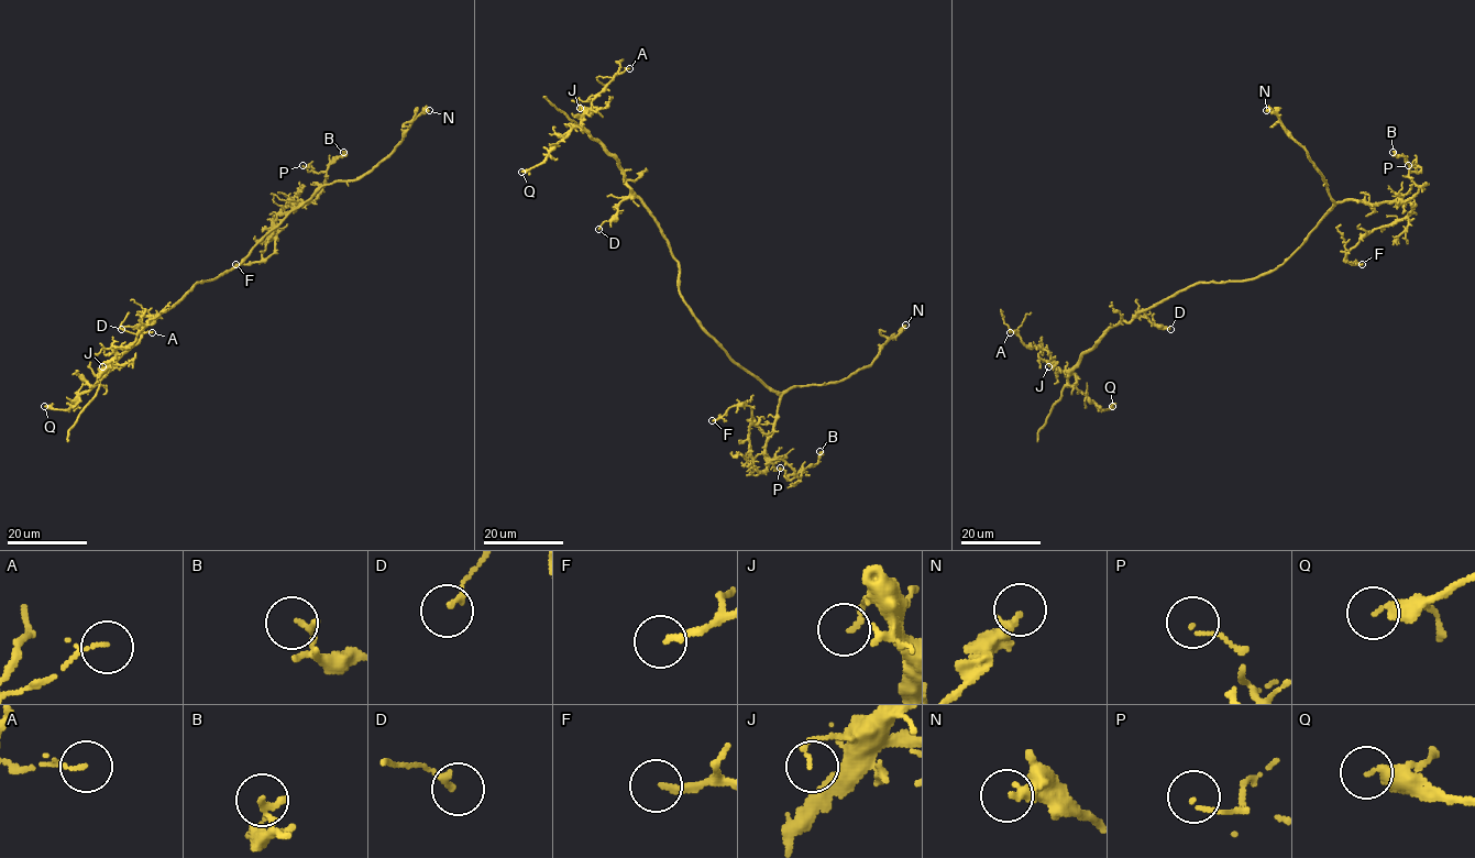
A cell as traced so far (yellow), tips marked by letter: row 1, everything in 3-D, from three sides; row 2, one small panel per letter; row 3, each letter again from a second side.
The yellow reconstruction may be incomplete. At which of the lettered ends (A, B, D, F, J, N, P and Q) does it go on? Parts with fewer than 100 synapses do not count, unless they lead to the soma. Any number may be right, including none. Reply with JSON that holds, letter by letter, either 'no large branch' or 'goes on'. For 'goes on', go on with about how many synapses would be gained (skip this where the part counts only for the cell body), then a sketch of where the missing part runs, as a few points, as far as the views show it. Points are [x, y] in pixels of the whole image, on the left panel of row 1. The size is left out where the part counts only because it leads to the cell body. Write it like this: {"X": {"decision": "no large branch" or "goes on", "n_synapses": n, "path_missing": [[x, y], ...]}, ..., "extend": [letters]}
{"A": {"decision": "no large branch"}, "B": {"decision": "no large branch"}, "D": {"decision": "no large branch"}, "F": {"decision": "no large branch"}, "J": {"decision": "no large branch"}, "N": {"decision": "no large branch"}, "P": {"decision": "no large branch"}, "Q": {"decision": "no large branch"}, "extend": []}

